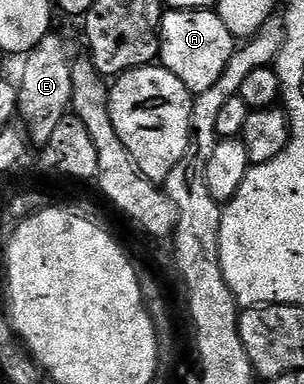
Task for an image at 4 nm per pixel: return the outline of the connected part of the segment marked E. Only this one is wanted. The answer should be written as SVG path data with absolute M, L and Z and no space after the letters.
M51 33L25 56L22 67L22 83L18 88L18 115L26 122L25 134L29 142L45 148L49 144L56 124L71 110L72 101L72 54L70 47L57 33Z

